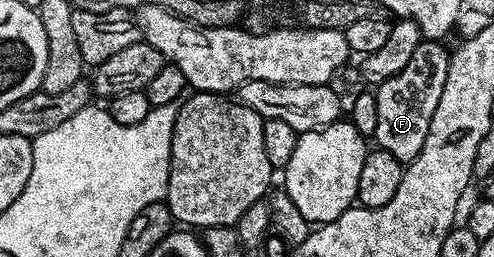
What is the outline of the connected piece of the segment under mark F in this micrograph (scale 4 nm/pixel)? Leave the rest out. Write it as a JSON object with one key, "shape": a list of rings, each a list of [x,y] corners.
{"shape":[[[423,39],[420,45],[416,45],[416,53],[412,53],[412,61],[408,61],[408,65],[404,65],[404,69],[400,69],[400,73],[396,73],[396,77],[388,77],[388,81],[377,84],[376,87],[376,133],[372,139],[381,150],[392,153],[392,157],[396,157],[402,164],[407,164],[411,159],[416,158],[420,153],[420,149],[424,149],[424,141],[428,137],[428,125],[432,125],[432,113],[436,113],[436,105],[440,105],[440,93],[444,93],[444,81],[448,81],[448,69],[450,68],[451,52],[446,51],[447,44],[437,39]]]}

